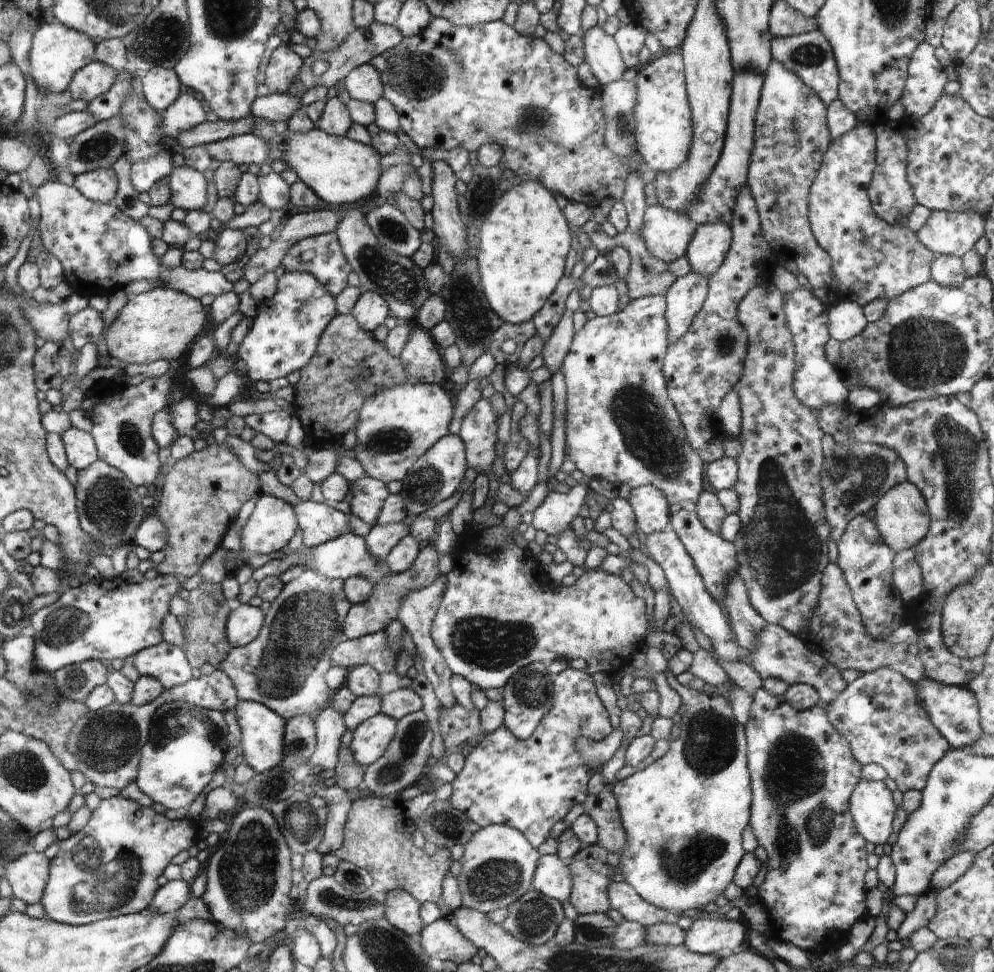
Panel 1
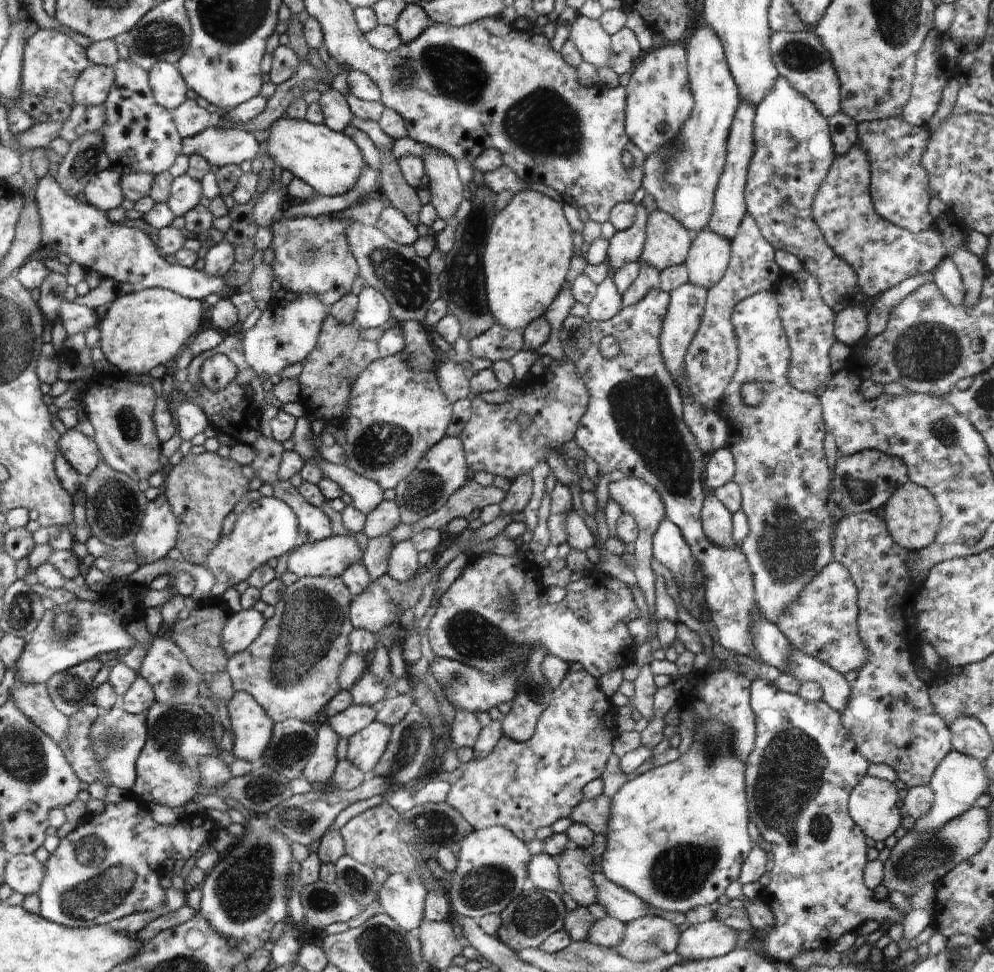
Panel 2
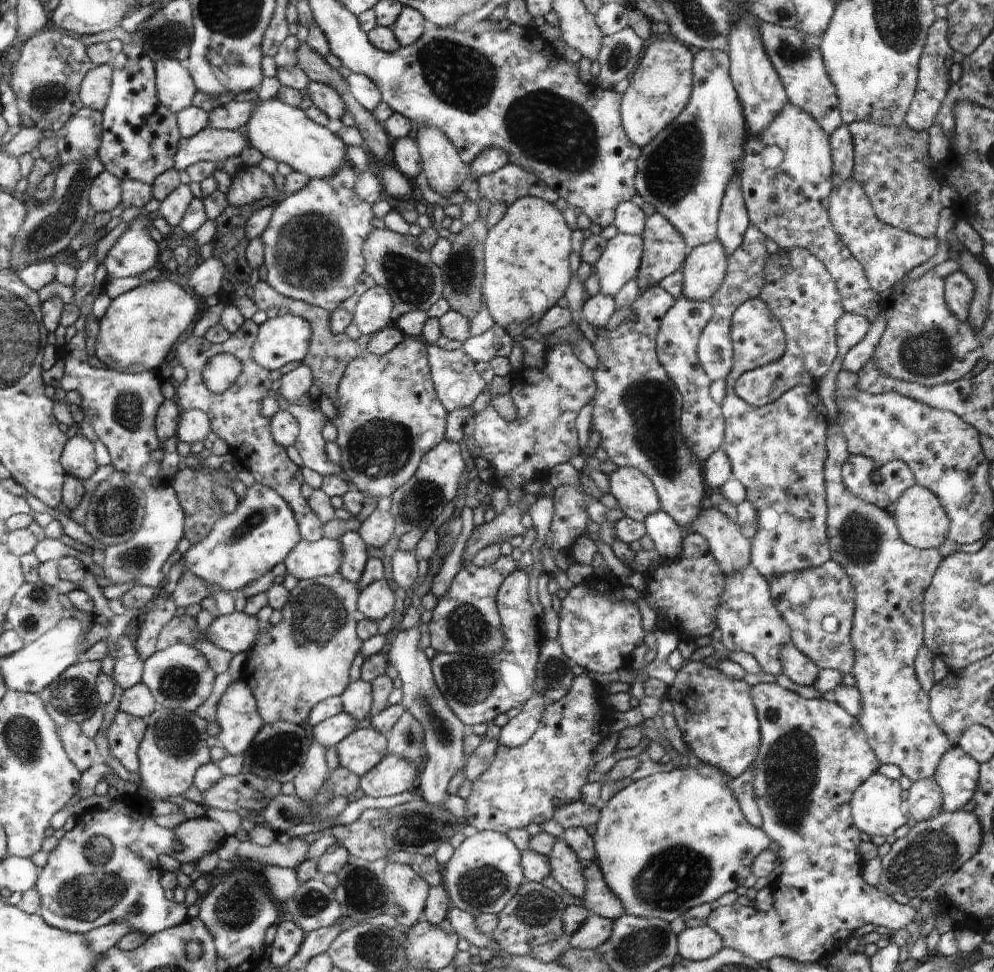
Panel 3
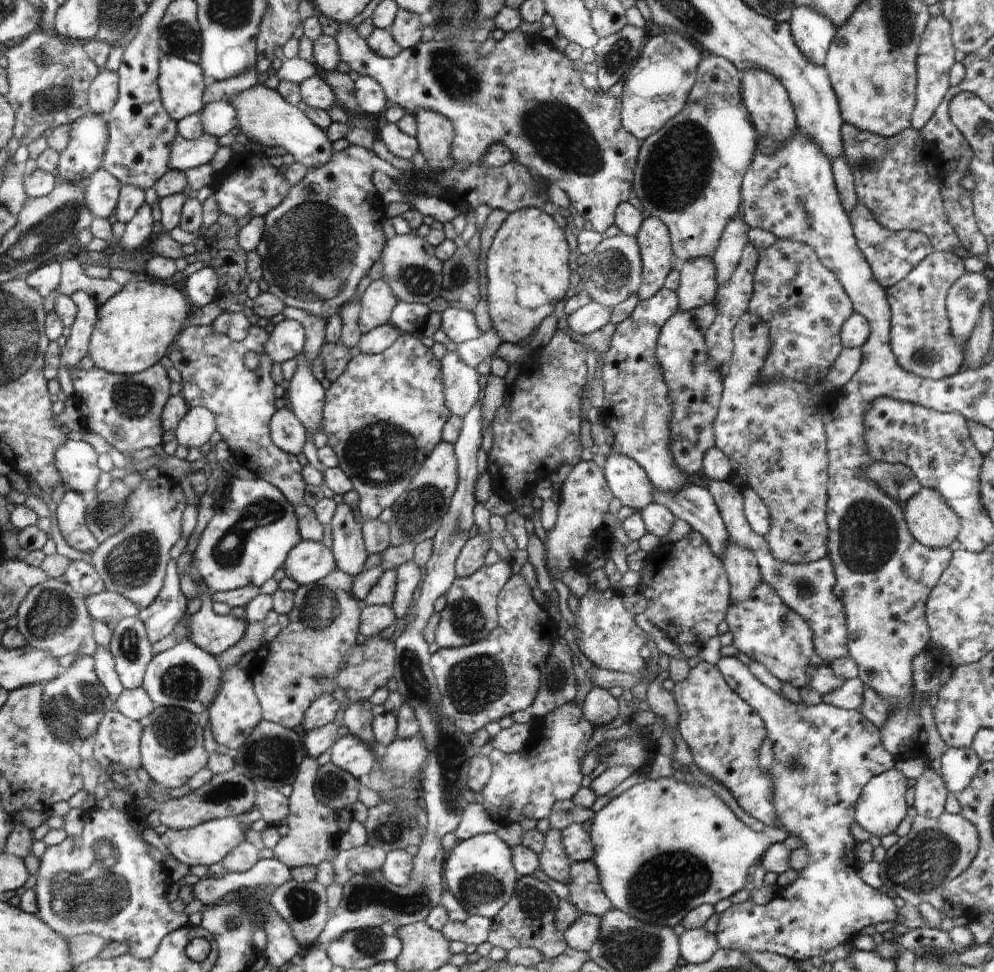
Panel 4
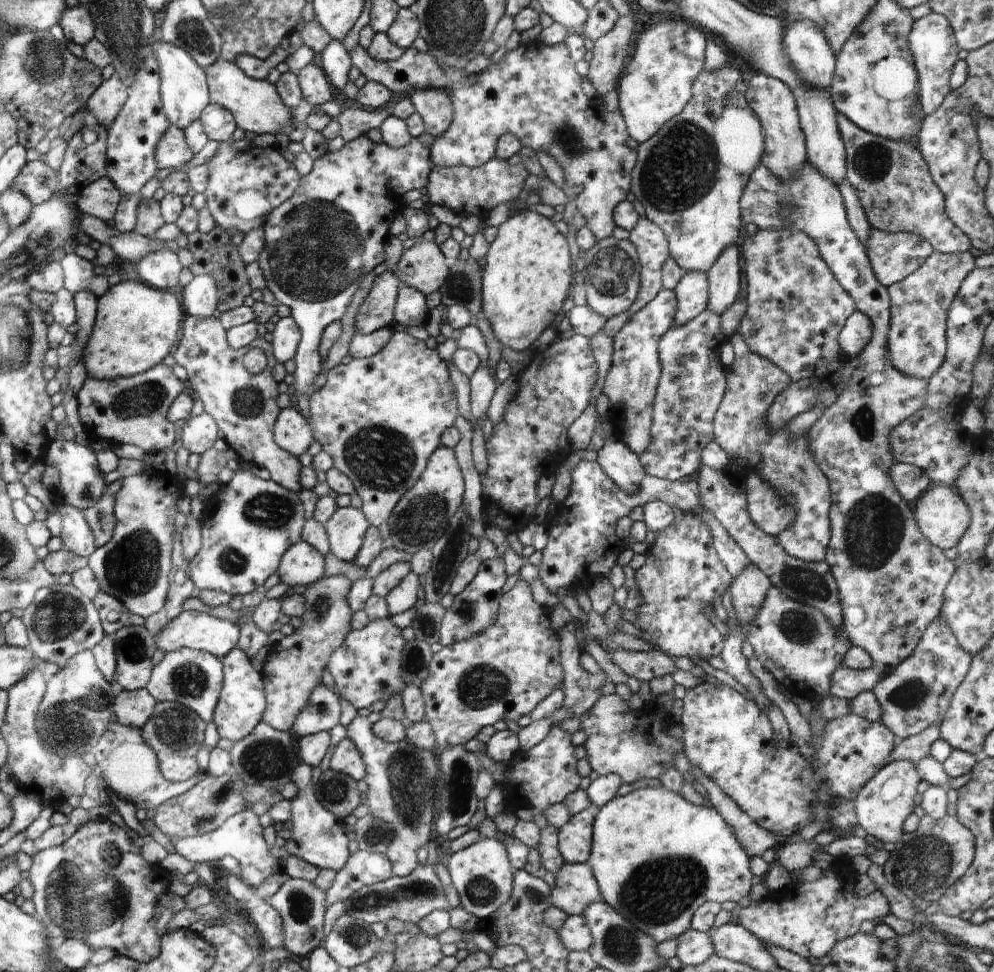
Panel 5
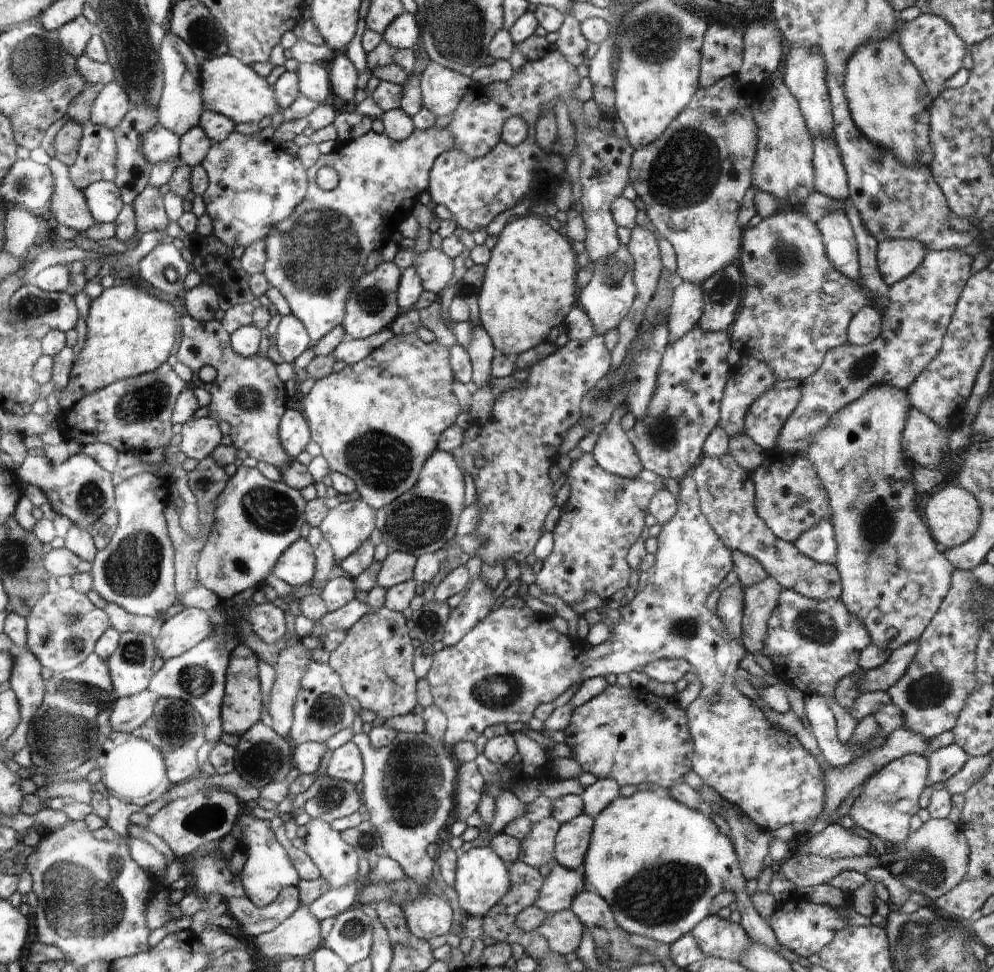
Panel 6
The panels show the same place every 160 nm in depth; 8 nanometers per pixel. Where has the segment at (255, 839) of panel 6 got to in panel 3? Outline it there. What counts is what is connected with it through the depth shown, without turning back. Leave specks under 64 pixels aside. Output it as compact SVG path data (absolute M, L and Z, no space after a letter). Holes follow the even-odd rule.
M129 798L118 800L108 810L90 809L80 815L78 826L67 832L49 854L48 866L42 870L37 882L43 900L41 915L56 928L85 935L93 928L110 923L126 923L130 931L147 937L178 926L192 918L188 918L188 907L184 903L176 903L172 896L168 896L160 854L172 856L186 868L195 865L204 854L214 853L218 840L224 837L223 827L206 816L186 819L174 828L162 828L156 824L152 812L143 812Z

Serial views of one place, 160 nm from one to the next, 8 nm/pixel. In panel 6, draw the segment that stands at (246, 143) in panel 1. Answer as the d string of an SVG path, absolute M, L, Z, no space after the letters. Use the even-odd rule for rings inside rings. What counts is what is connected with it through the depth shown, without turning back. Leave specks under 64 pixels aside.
M161 125L144 134L142 153L152 165L168 162L179 156L180 137Z

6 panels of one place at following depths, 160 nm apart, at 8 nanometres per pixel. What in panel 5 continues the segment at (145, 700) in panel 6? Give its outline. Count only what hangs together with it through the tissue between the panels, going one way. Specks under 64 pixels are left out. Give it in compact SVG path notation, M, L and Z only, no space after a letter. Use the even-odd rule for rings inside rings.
M144 687L139 691L117 689L115 702L118 723L141 729L150 720L157 700Z

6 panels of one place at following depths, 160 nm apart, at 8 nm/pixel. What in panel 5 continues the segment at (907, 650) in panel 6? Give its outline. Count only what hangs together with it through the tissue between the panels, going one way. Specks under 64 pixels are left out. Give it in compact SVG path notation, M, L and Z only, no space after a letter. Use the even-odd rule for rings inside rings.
M880 665L864 670L854 670L843 666L834 672L831 696L850 701L860 693L872 691L884 677L885 668Z

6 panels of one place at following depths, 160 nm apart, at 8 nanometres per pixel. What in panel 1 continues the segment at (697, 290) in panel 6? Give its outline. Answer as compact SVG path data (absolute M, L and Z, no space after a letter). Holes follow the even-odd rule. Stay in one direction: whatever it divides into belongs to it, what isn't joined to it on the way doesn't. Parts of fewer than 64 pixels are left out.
M724 222L700 224L699 232L691 241L686 256L692 270L708 276L708 279L716 275L723 267L723 261L727 259L733 239L730 226Z

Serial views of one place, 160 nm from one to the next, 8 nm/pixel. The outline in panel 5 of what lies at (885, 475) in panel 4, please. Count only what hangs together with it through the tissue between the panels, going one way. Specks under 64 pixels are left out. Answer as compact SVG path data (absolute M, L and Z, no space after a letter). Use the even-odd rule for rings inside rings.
M896 462L890 474L904 500L914 502L931 486L927 473L910 463Z

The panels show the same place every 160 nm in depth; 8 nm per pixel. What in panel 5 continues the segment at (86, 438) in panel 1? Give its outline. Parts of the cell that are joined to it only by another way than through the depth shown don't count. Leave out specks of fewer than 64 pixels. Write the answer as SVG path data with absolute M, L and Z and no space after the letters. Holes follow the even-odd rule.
M62 437L62 440L56 438L51 443L46 463L53 464L60 470L61 485L59 492L68 504L77 506L82 510L92 508L107 490L104 473L100 470L98 459L90 445L80 445L75 441L65 440L64 437Z

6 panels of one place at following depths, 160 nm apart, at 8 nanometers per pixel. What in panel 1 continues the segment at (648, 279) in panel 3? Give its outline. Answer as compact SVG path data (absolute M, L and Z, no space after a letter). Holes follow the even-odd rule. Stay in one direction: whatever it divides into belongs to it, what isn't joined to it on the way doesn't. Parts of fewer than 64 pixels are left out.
M659 203L647 206L641 234L652 256L670 264L686 254L694 239L694 228L686 215L684 211L664 208Z

